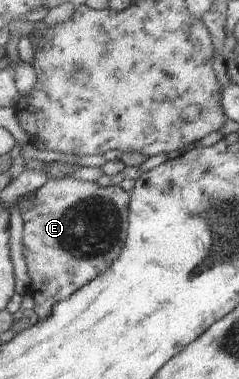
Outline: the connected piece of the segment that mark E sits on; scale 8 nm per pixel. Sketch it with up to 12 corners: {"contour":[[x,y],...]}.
{"contour":[[64,178],[23,199],[43,320],[123,253],[131,193]]}

